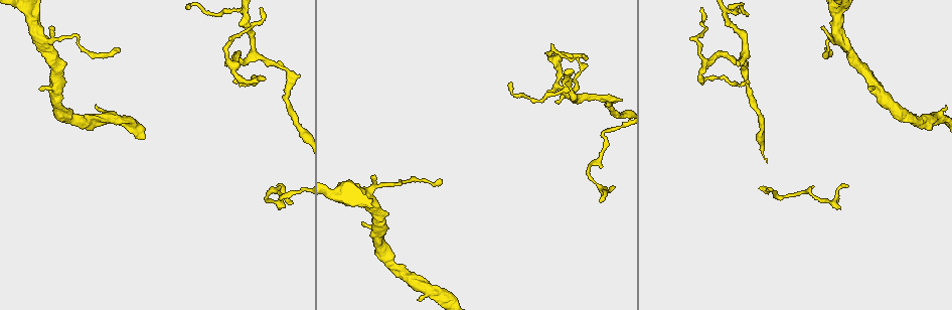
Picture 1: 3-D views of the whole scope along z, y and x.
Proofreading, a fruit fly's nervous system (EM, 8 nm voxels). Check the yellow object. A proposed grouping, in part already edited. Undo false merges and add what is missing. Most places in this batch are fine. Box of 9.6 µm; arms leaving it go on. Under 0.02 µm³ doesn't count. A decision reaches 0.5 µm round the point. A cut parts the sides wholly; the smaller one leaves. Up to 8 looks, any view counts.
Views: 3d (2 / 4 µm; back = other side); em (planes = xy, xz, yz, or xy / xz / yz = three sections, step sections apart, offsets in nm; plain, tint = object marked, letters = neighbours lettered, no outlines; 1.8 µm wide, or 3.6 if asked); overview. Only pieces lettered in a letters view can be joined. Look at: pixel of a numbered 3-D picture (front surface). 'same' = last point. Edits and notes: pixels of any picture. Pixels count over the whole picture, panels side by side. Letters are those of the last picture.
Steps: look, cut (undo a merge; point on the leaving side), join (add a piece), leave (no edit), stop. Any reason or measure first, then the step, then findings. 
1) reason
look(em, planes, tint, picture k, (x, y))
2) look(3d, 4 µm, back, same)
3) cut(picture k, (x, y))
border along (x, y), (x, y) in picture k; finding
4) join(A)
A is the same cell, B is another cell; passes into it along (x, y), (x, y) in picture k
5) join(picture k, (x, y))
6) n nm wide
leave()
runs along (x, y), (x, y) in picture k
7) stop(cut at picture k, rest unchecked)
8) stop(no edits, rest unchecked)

an open end
look(3d, 4 µm, picture 1, (869, 88))

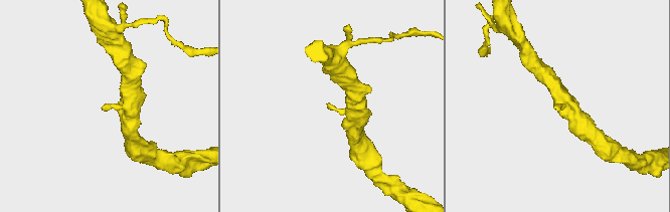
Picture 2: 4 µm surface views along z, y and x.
arms of 280, 340 nm
look(em, planes, letters, picture 2, (103, 107))

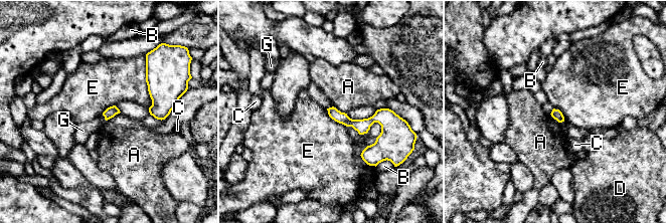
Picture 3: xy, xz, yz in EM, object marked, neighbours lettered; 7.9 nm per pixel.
leave()
A, B, C, D, E and G are other cells; border along (145, 55), (145, 81), (151, 98) in picture 3; none of them fits

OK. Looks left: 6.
sharp bend
look(em, xz, step 8, tint, picture 1, (611, 100))

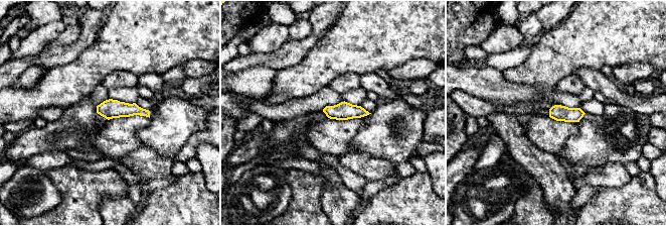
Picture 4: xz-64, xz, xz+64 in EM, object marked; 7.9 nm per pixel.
look(em, xy, step 8, letters, same)

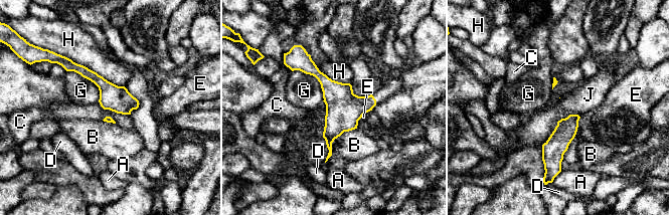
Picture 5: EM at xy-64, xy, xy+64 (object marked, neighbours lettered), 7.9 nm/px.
leave()
A, B, C, D, E, G, H and J are other cells; border along (579, 116), (561, 118), (542, 145) in picture 5; one neuron here

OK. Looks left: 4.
sharp bend
look(3d, 2 µm, picture 1, (555, 60))

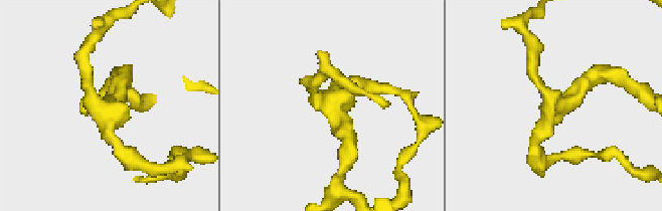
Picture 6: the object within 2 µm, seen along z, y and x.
now the EM
look(em, yz, step 16, tint, picture 6, (548, 112))

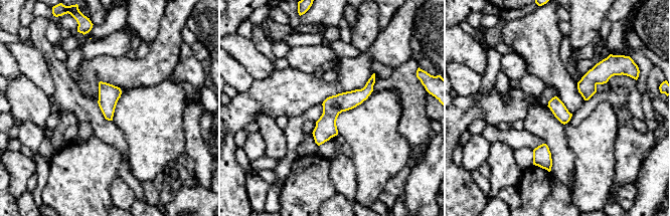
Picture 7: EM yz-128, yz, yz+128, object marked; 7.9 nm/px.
another direction
look(em, planes, letters, same)

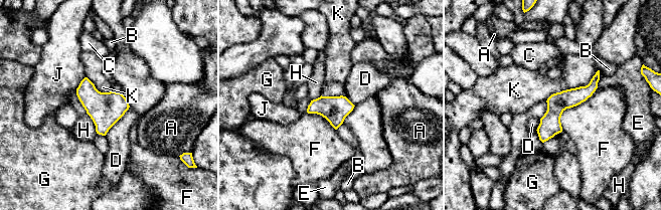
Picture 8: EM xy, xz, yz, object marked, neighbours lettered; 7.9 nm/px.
leave()
A, B, C, D, E, F, G, H, J and K are other cells; border along (597, 87), (562, 113), (561, 130) in picture 8; one neuron here

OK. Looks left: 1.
stop(no edits, rest unchecked)

